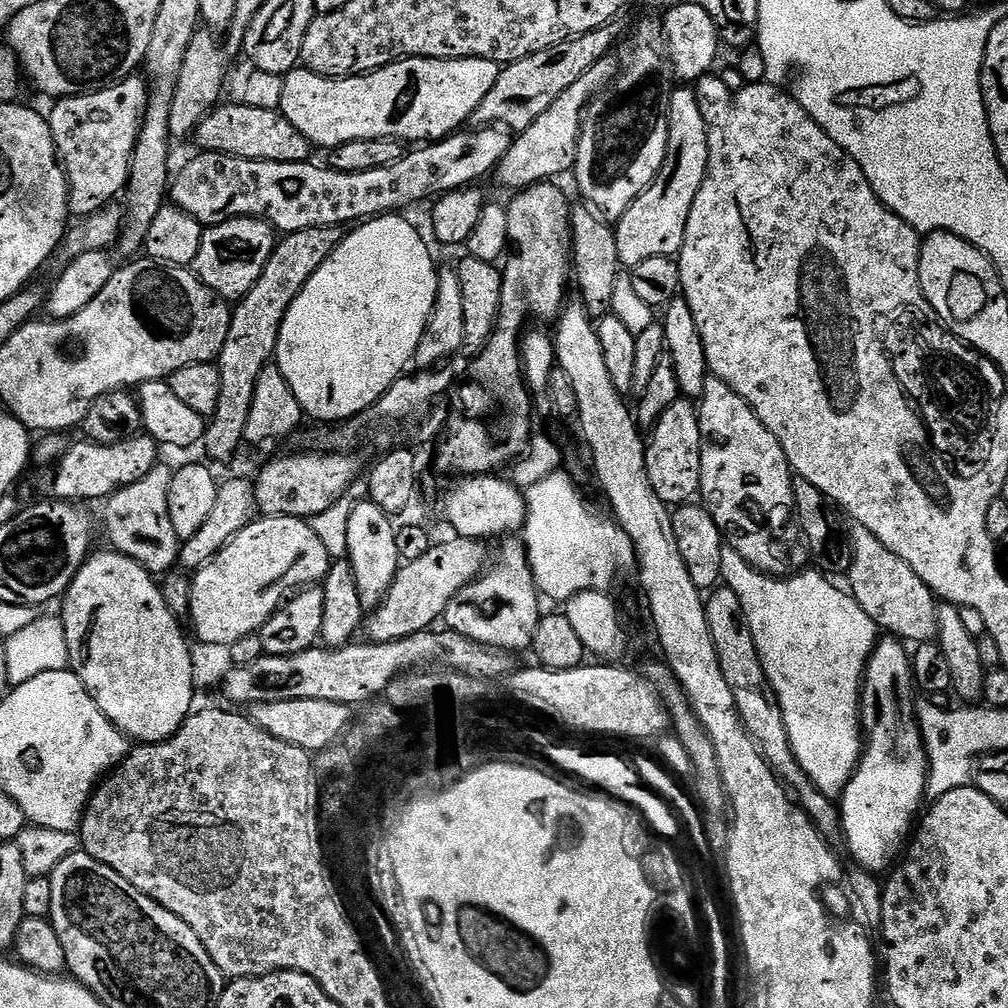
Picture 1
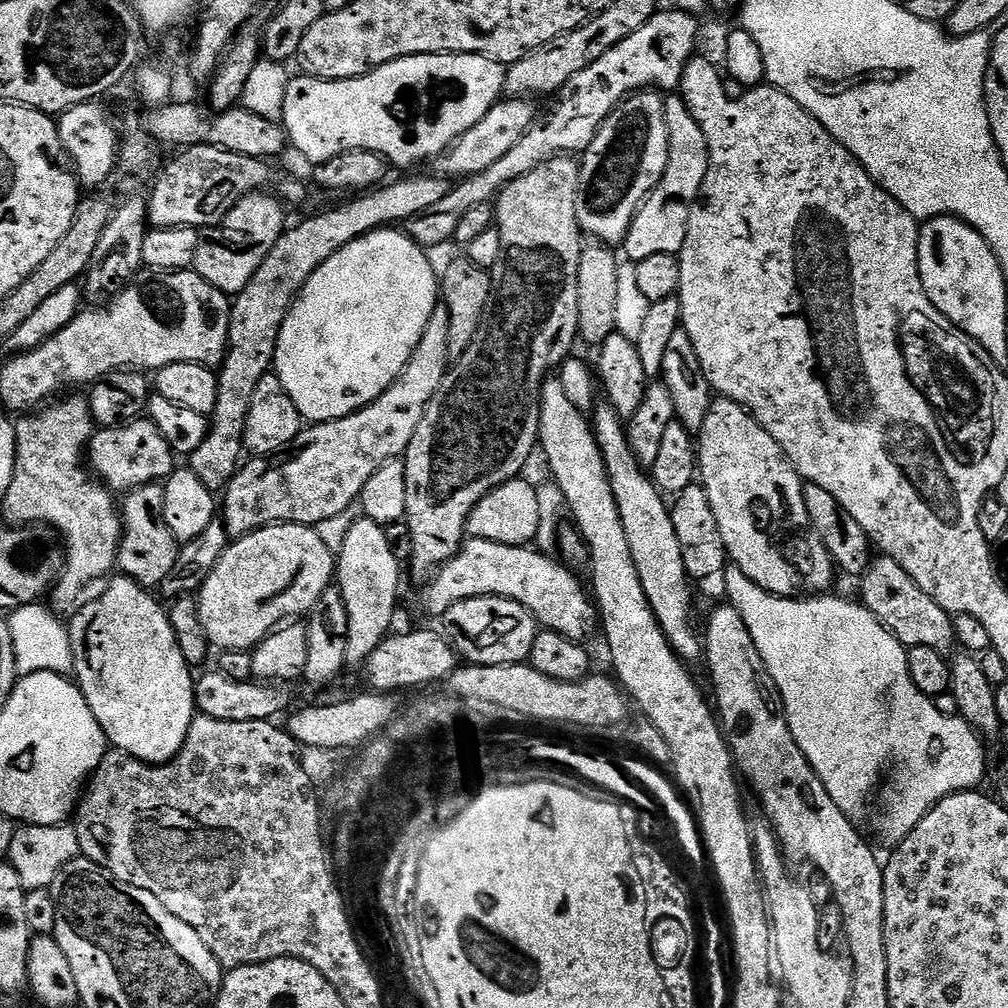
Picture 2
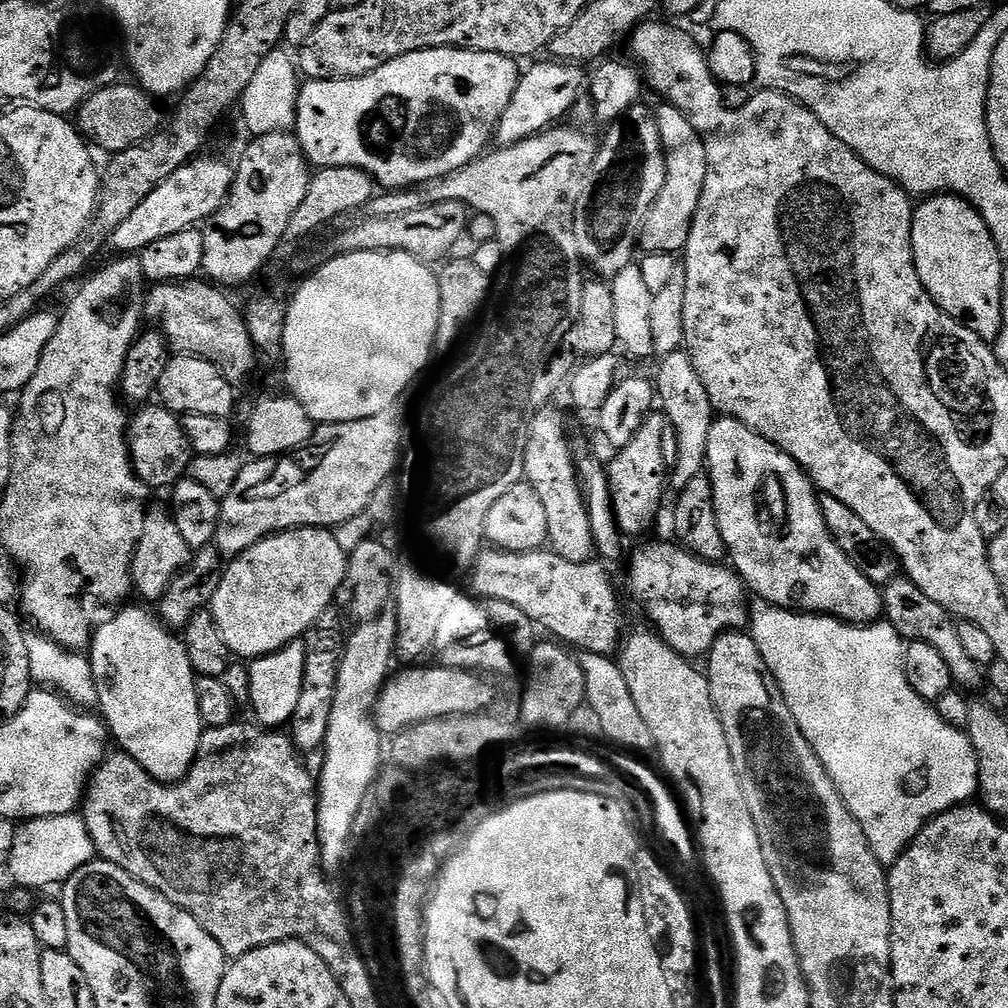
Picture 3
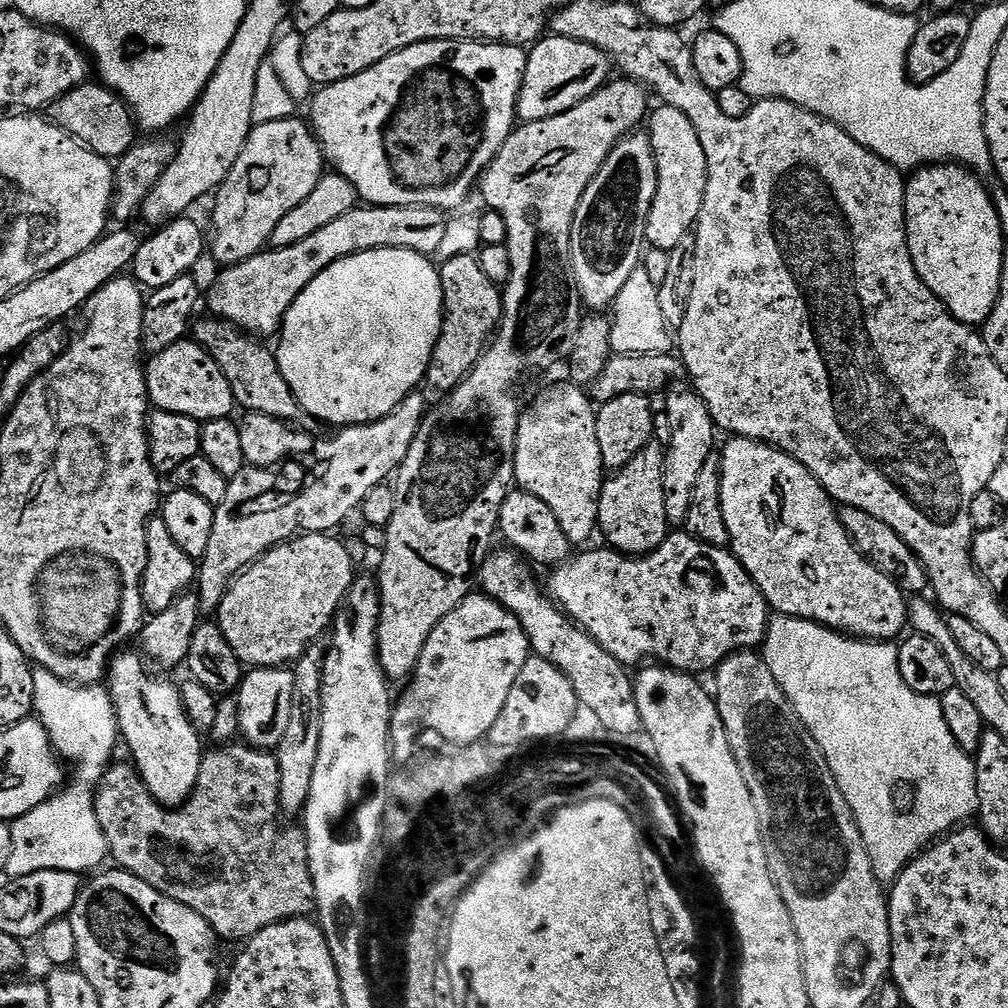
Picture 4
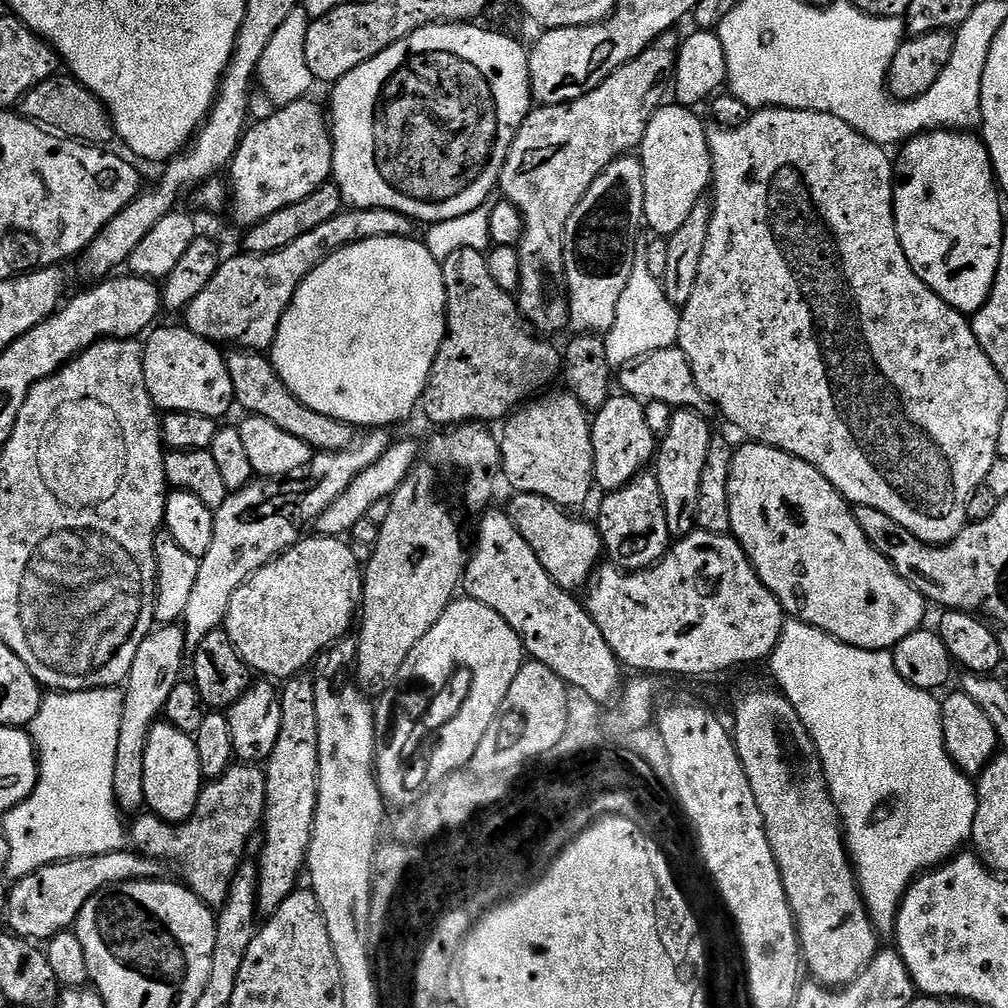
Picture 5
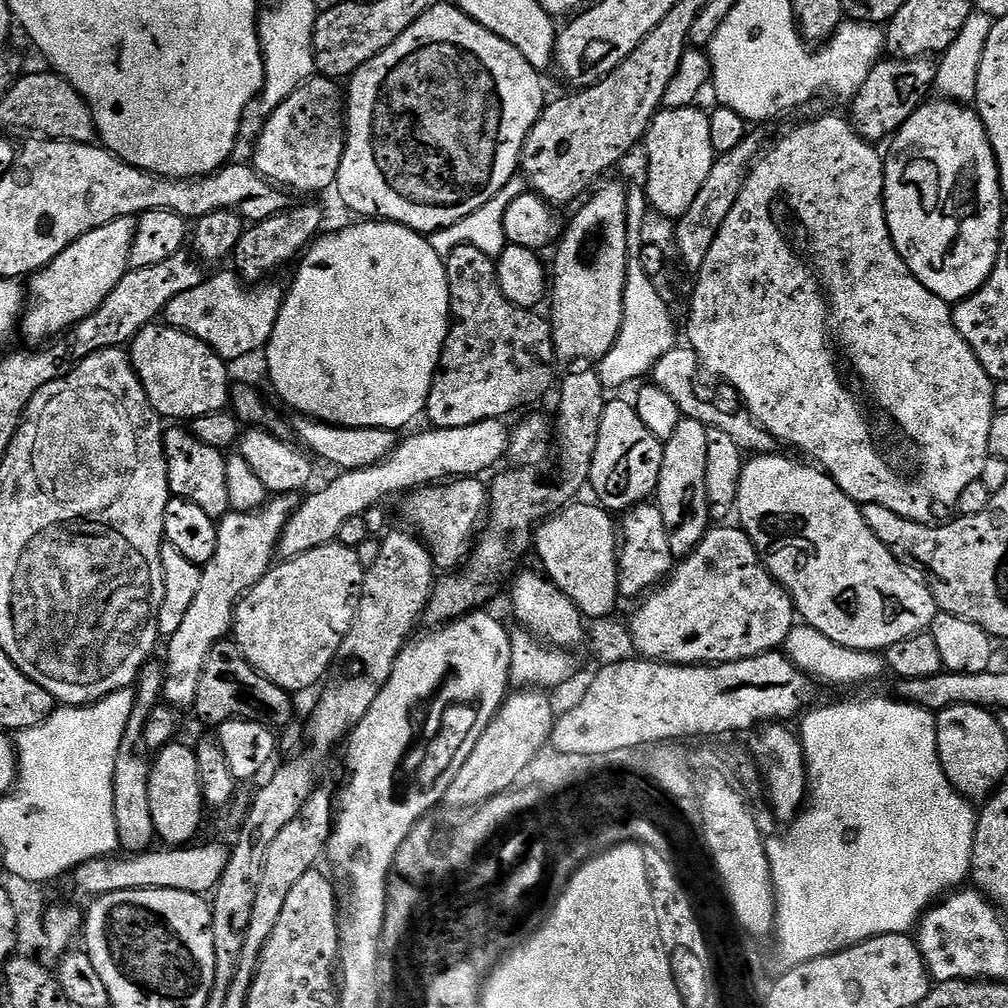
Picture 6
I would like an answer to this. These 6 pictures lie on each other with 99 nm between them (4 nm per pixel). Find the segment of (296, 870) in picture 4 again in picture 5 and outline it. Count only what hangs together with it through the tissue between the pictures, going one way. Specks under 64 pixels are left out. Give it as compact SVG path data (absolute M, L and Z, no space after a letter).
M243 762L233 763L226 774L218 780L205 783L200 789L198 806L194 814L181 824L169 824L161 820L155 814L140 814L130 824L130 844L141 856L147 856L149 860L163 862L165 865L173 864L180 871L179 879L186 887L198 897L198 899L209 906L220 906L228 897L228 891L232 886L232 877L240 870L240 865L245 863L248 852L248 840L257 839L264 823L264 807L268 804L266 794L266 782L264 773L259 767Z

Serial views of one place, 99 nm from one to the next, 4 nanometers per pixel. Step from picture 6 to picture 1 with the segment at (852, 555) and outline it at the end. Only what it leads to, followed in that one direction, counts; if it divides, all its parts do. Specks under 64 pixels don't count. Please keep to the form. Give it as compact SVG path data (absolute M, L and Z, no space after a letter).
M709 375L704 393L698 401L698 411L700 414L700 433L702 434L702 474L700 475L700 496L702 503L707 508L708 513L714 518L714 522L718 526L718 530L723 535L727 547L738 550L738 554L742 554L742 558L746 558L746 562L755 566L759 572L767 572L768 575L777 578L787 578L801 571L802 564L796 560L776 560L776 556L772 552L768 552L772 548L772 540L780 540L788 532L788 527L793 527L794 505L792 502L792 482L794 473L788 467L788 459L782 450L782 446L778 442L778 438L774 438L774 434L770 434L770 430L766 430L766 426L758 418L758 414L754 414L754 410L741 398L734 390L730 390L730 386L726 386L726 382L722 382L717 376Z

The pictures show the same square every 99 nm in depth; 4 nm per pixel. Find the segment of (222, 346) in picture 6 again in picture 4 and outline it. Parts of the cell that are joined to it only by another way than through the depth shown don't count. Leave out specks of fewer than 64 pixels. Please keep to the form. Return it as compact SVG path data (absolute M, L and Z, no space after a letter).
M357 206L350 214L334 218L322 230L294 242L294 246L272 248L246 258L237 264L227 265L216 276L212 289L206 292L206 308L217 320L225 320L243 332L257 338L275 337L279 333L285 314L294 298L334 262L352 256L355 252L397 248L414 250L431 257L446 235L449 217L445 209L434 206Z

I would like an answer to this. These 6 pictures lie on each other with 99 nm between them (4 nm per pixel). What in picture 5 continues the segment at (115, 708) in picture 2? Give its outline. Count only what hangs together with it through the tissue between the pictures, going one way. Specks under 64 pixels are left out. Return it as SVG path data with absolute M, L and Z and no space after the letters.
M157 722L152 728L152 737L146 746L145 805L161 820L166 820L169 824L181 824L194 814L198 806L200 789L205 783L202 770L198 766L195 739L172 724Z

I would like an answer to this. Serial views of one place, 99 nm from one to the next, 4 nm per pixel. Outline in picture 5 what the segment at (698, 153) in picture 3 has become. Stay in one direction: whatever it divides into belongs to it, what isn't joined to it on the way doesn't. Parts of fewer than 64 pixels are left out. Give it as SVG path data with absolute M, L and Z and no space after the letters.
M677 102L665 103L650 118L638 155L646 186L644 222L647 231L667 238L685 224L699 200L705 199L712 183L712 155L708 145L708 128L691 107Z

